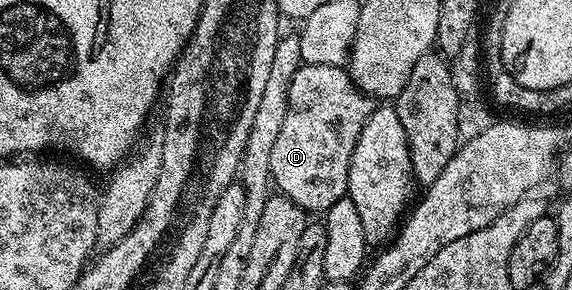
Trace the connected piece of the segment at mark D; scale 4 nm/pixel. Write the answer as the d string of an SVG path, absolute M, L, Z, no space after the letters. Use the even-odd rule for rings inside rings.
M300 65L290 80L282 132L278 132L274 152L270 152L275 189L305 212L327 212L348 193L352 153L373 111L373 99L356 85L344 66Z

